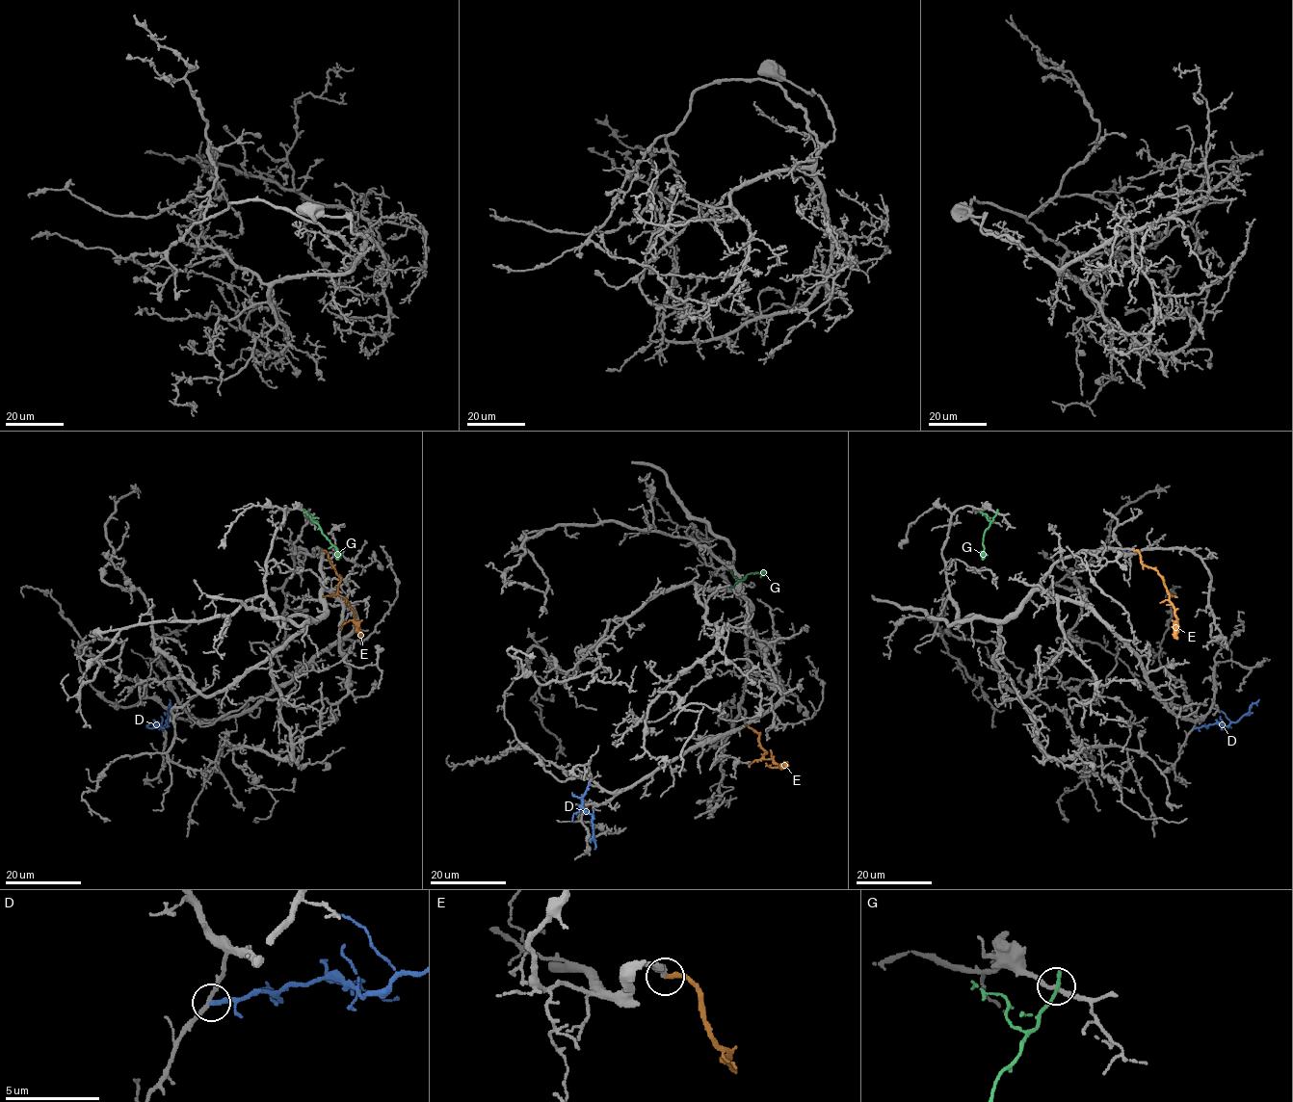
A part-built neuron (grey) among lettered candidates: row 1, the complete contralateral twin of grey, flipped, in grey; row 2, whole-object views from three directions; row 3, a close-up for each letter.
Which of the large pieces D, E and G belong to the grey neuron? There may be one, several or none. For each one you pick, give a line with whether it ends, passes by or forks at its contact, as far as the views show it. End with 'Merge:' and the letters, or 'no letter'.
E: it ends there
Merge: E

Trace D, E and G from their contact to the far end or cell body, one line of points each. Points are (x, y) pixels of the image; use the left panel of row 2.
D: (163, 728), (156, 723), (166, 726), (169, 699)
E: (321, 551), (328, 554), (333, 565), (339, 579), (337, 593), (355, 614), (354, 624), (362, 639)
G: (306, 511), (336, 550), (335, 560)

